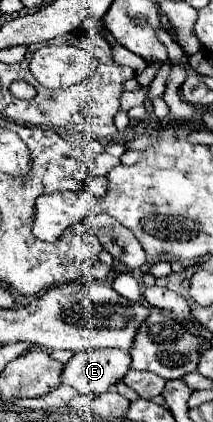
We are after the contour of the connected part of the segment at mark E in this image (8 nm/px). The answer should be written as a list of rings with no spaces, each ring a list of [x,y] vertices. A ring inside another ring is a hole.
[[[121,349],[75,353],[65,365],[63,383],[83,395],[101,395],[127,375],[129,365],[131,355]]]

